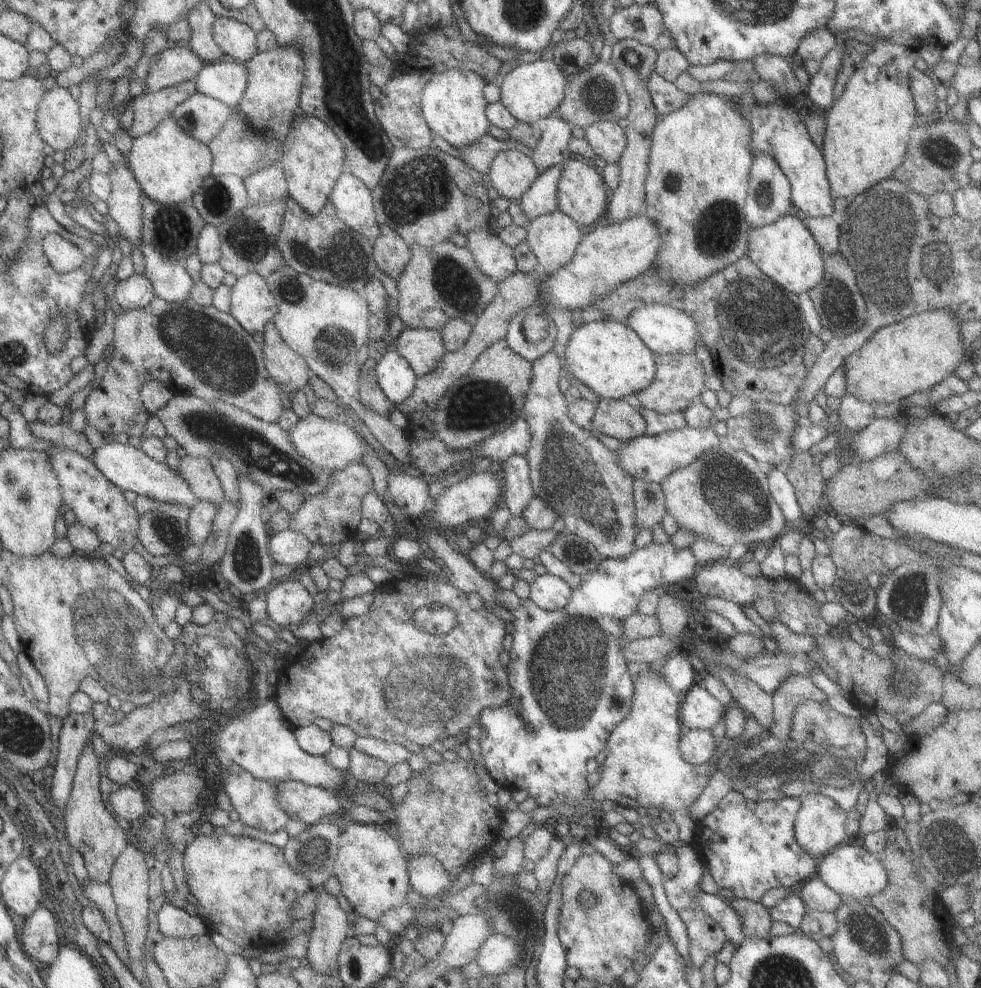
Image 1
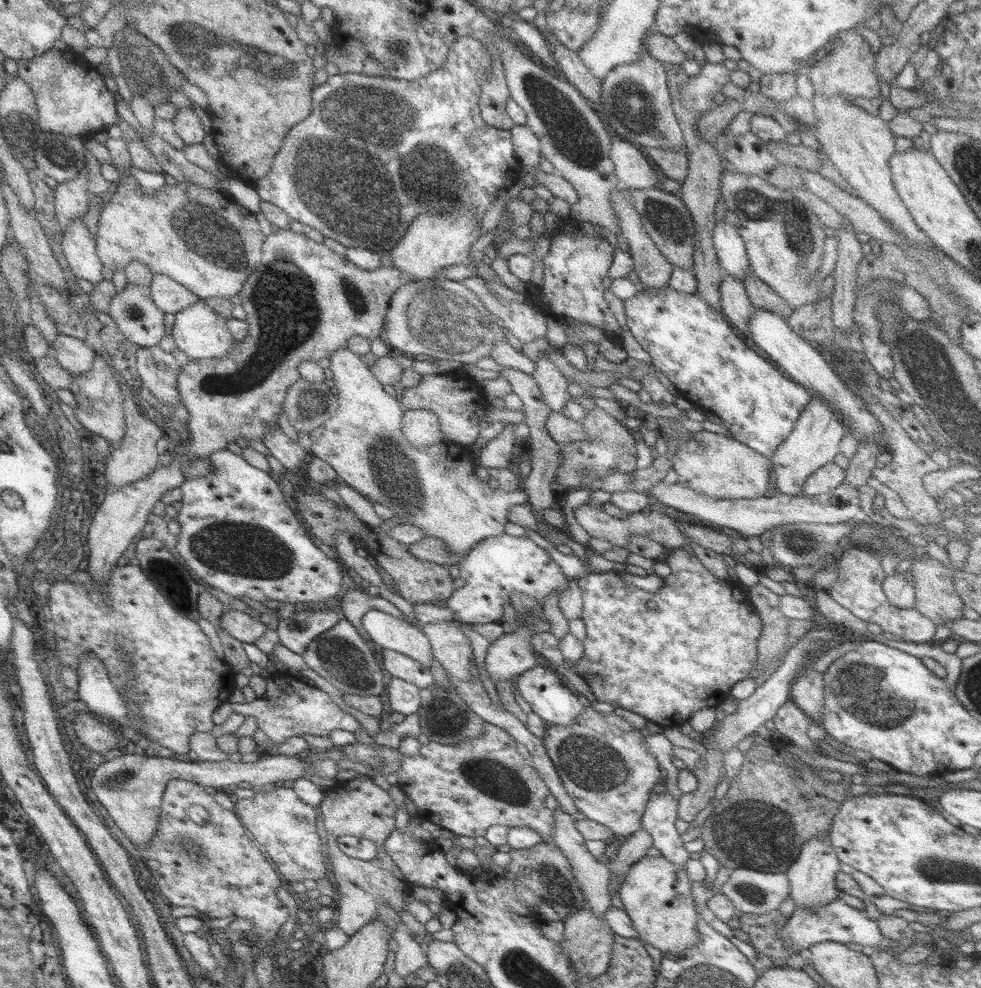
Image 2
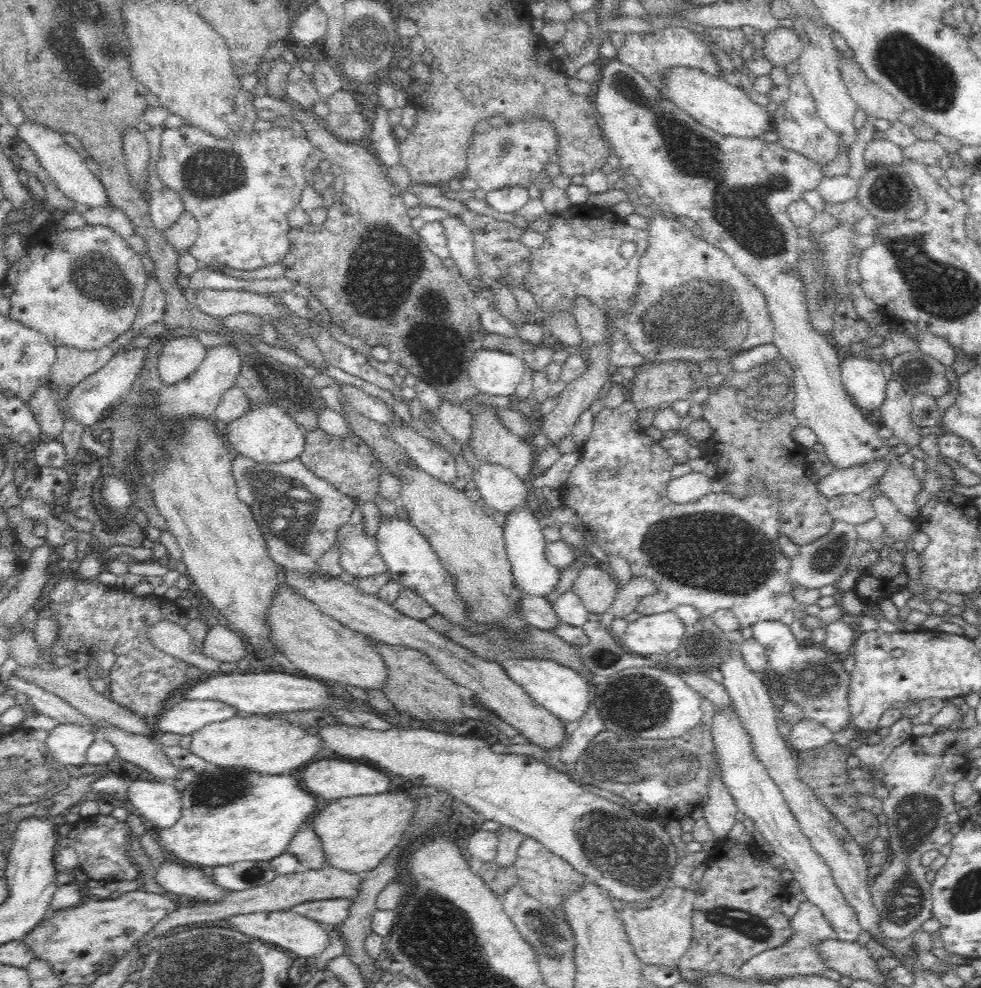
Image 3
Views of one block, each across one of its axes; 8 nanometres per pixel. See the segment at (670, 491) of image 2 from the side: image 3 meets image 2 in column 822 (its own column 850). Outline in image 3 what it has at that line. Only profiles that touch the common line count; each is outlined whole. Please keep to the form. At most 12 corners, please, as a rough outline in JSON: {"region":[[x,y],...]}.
{"region":[[846,494],[828,501],[835,521],[854,526],[875,517],[864,494]]}

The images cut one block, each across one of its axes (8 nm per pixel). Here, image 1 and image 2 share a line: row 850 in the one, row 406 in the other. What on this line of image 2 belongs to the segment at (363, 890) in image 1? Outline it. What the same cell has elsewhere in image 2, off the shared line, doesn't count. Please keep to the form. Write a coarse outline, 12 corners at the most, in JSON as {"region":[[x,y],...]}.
{"region":[[348,348],[337,411],[309,434],[340,483],[467,552],[523,491],[470,446],[421,449],[402,403]]}

